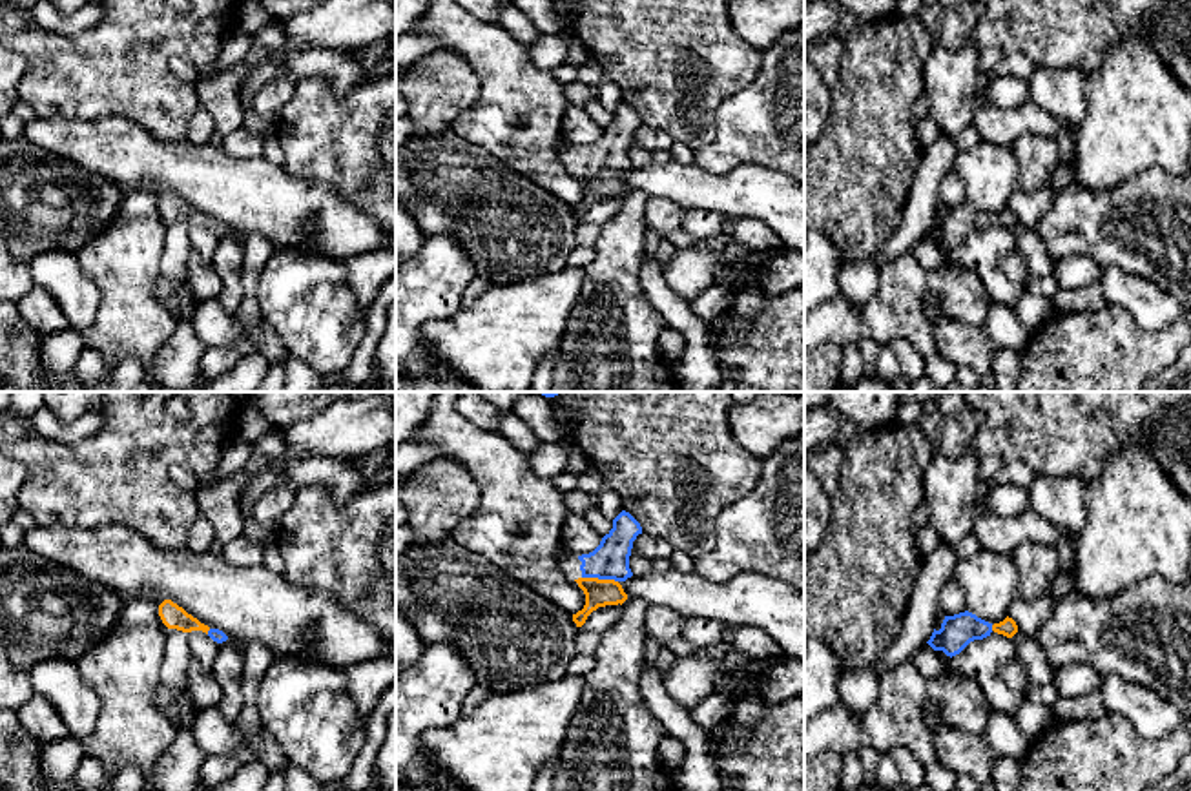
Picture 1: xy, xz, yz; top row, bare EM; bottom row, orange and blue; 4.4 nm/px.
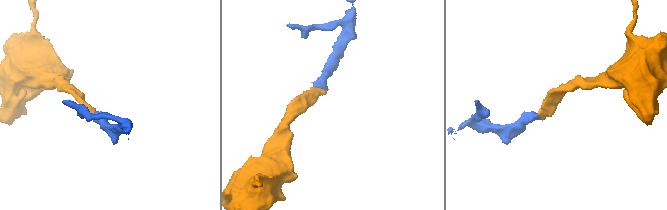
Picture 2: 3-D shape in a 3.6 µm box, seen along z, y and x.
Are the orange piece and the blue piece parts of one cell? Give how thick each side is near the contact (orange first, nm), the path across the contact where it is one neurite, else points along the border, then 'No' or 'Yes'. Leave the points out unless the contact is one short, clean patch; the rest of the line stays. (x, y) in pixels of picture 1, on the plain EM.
Thickness 130 nm (orange) against 170 nm. Path across: xz (599, 184), (600, 172), (600, 163), (610, 152). Yes

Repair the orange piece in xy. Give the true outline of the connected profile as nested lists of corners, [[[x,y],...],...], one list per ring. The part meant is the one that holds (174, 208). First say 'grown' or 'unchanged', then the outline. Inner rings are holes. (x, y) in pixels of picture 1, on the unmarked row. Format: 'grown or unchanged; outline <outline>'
grown; outline [[[164,191],[159,197],[159,208],[168,221],[177,221],[182,224],[202,222],[217,235],[228,231],[228,228],[223,222],[210,221],[208,217],[201,215],[197,210],[188,206],[182,199],[173,195],[171,191]]]

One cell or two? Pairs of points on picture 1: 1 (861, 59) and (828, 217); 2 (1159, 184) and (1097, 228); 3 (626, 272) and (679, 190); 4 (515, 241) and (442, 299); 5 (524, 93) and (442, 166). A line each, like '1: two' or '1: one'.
1: one
2: one
3: two
4: two
5: two

